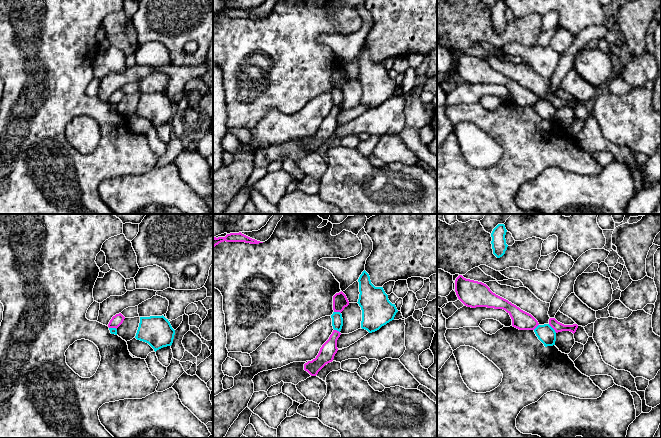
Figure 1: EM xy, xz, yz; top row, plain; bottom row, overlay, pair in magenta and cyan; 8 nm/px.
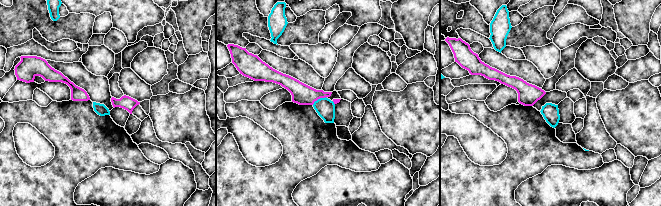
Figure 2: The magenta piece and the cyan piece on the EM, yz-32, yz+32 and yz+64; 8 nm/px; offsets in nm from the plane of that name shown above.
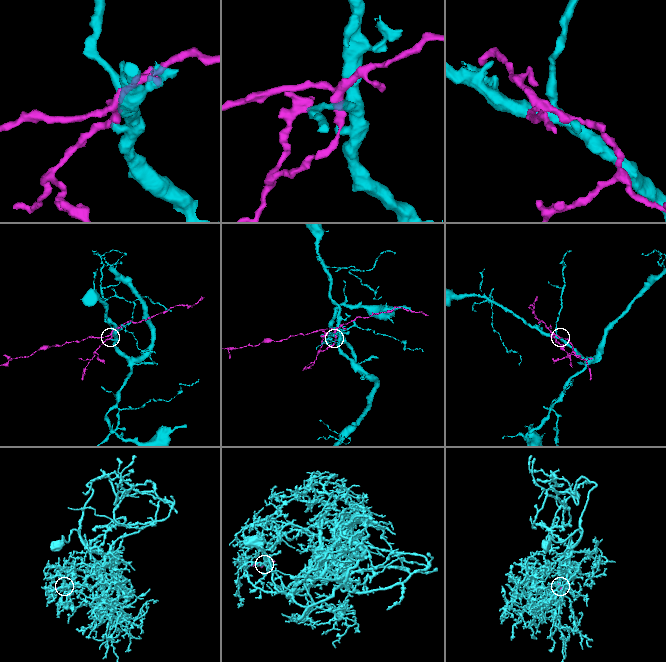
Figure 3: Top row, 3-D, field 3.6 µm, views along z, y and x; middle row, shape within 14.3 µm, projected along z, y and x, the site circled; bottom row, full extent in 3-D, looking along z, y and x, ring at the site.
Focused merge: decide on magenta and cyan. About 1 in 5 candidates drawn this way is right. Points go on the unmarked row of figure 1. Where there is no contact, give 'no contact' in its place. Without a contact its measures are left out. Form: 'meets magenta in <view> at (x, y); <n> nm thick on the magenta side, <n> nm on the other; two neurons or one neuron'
meets magenta in yz at (552, 103); 80 nm thick on the magenta side, 150 nm on the other; two neurons

